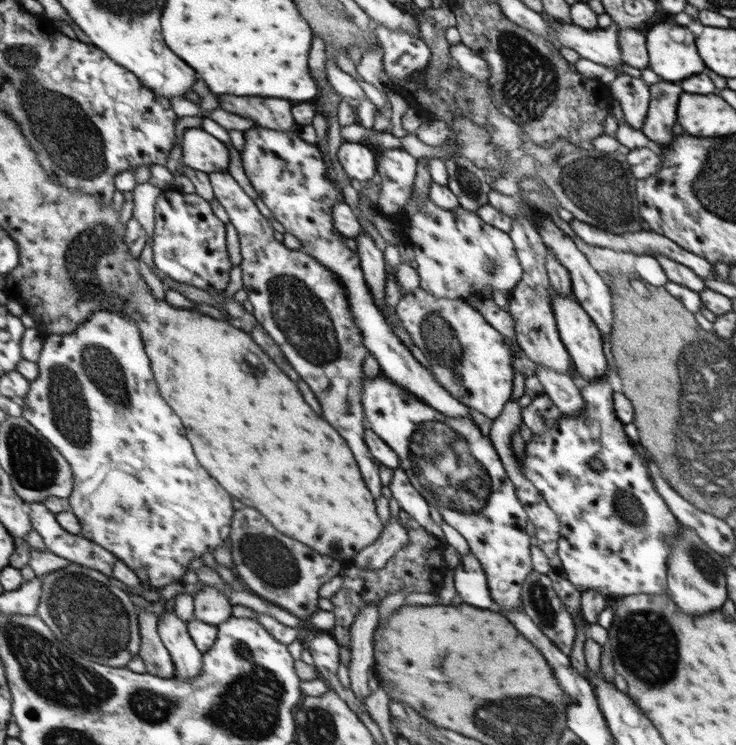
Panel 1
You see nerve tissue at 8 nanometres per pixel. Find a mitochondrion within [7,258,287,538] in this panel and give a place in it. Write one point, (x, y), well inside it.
(97, 371)

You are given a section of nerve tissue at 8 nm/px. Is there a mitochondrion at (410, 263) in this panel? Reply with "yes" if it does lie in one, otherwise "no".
no

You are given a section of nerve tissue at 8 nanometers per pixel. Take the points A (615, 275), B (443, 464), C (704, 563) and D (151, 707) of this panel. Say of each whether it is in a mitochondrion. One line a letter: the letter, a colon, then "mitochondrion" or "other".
A: other
B: mitochondrion
C: mitochondrion
D: mitochondrion

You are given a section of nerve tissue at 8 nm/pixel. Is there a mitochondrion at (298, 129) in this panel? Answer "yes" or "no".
no

